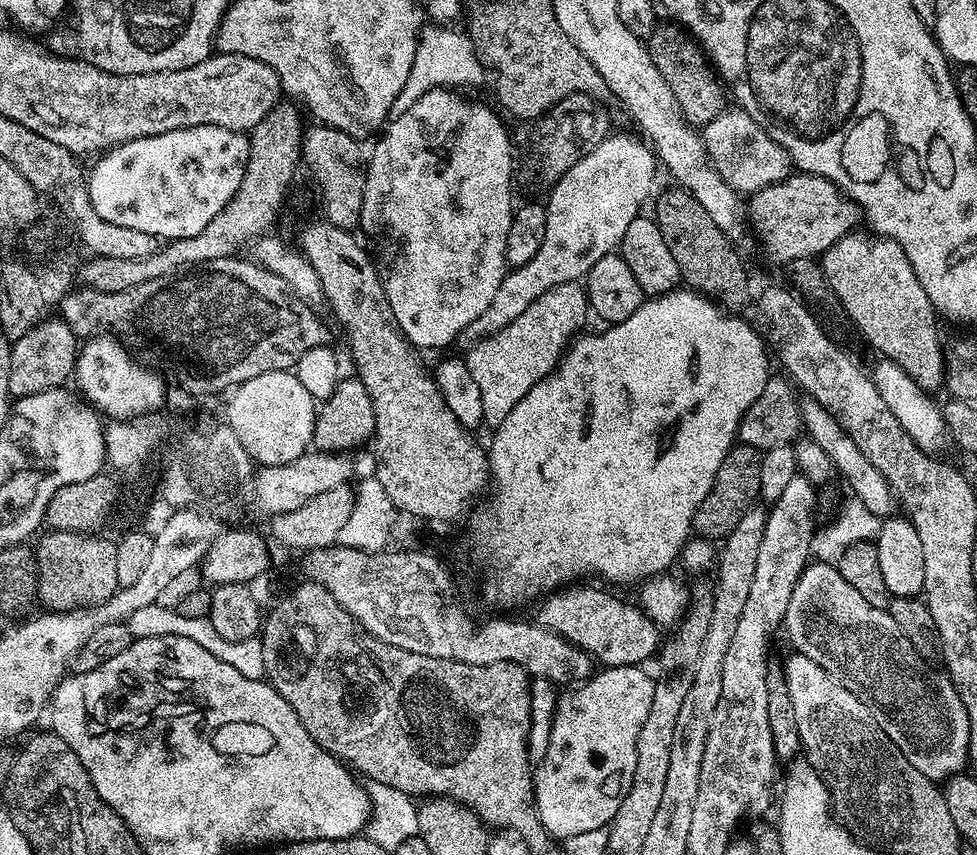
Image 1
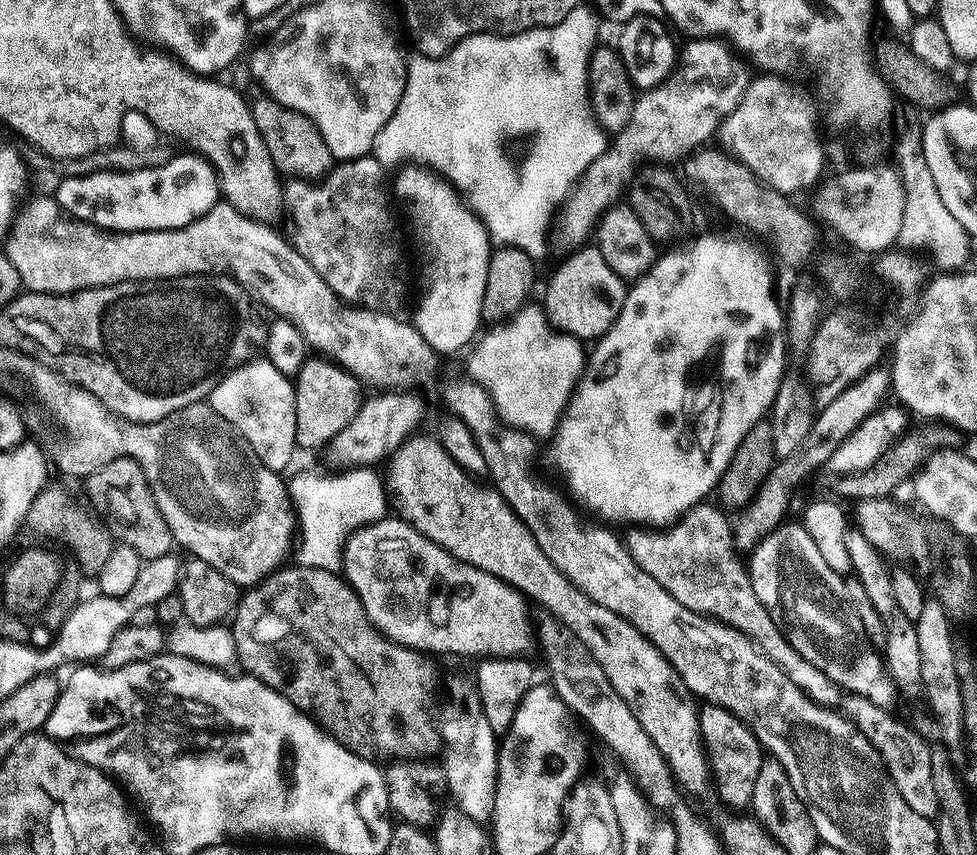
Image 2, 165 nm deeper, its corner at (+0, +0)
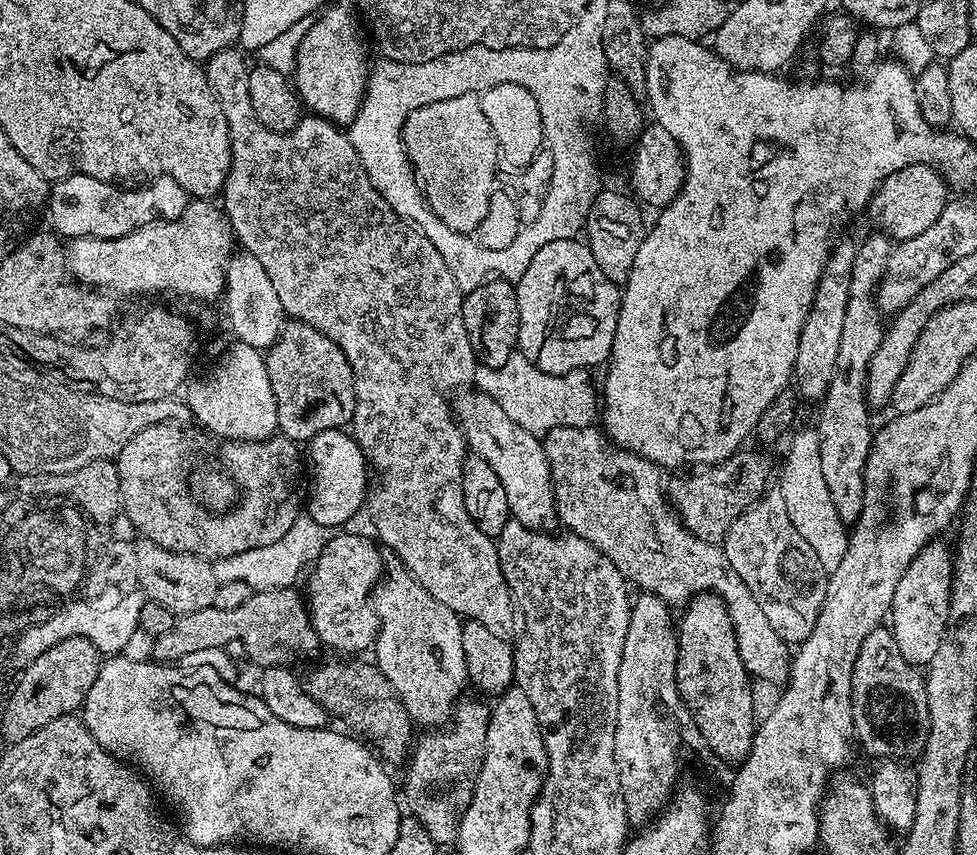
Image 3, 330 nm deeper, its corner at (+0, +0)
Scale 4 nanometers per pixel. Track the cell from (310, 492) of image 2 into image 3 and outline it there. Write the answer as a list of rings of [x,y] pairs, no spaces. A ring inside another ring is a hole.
[[[301,514],[290,526],[290,530],[269,546],[252,547],[240,554],[230,555],[224,559],[214,560],[212,569],[218,584],[228,582],[244,582],[251,591],[265,592],[266,590],[293,587],[298,574],[315,563],[326,543],[326,530],[314,522],[311,516]]]

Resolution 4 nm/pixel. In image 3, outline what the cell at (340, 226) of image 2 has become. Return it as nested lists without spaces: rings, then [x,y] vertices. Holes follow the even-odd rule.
[[[233,46],[214,54],[206,61],[208,85],[212,87],[222,106],[222,114],[226,114],[230,146],[232,147],[230,168],[224,179],[222,211],[232,226],[239,247],[245,252],[254,254],[254,258],[258,258],[258,262],[262,262],[262,270],[266,270],[266,274],[270,274],[270,282],[274,285],[275,292],[278,293],[278,302],[282,302],[285,317],[300,320],[303,324],[314,326],[314,330],[326,334],[326,338],[333,340],[342,350],[342,354],[346,354],[346,362],[350,362],[350,370],[354,378],[354,414],[352,415],[350,434],[356,439],[356,444],[360,447],[365,461],[374,473],[374,483],[366,493],[366,512],[372,515],[372,524],[376,527],[375,539],[385,549],[388,547],[404,563],[401,565],[409,575],[415,578],[438,602],[445,603],[450,610],[456,612],[464,620],[482,622],[482,626],[486,626],[486,630],[491,630],[493,634],[496,633],[496,624],[500,624],[500,632],[504,632],[504,628],[508,628],[508,600],[510,597],[498,562],[496,540],[482,534],[482,530],[478,530],[478,526],[474,526],[470,514],[466,514],[466,506],[462,502],[462,466],[466,455],[464,435],[460,432],[459,424],[456,423],[453,409],[450,407],[450,400],[440,393],[440,388],[460,390],[471,385],[478,367],[476,355],[470,346],[470,338],[466,338],[466,326],[462,318],[465,293],[460,292],[461,281],[450,270],[450,266],[446,266],[444,256],[438,254],[434,242],[430,242],[430,238],[426,238],[420,233],[420,229],[415,224],[395,212],[390,206],[390,202],[386,202],[386,198],[382,198],[382,194],[378,194],[378,190],[374,190],[354,146],[348,141],[347,135],[331,120],[326,120],[323,116],[315,114],[304,114],[288,132],[266,130],[266,126],[262,126],[262,122],[258,122],[258,118],[250,106],[250,86],[248,85],[250,64],[244,59],[246,59],[245,53],[239,47]]]

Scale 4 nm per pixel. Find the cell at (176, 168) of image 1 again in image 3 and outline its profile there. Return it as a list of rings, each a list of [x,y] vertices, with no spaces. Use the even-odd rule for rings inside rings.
[[[67,176],[51,185],[46,201],[46,213],[51,231],[64,238],[73,236],[97,236],[113,240],[130,234],[135,228],[146,226],[155,220],[173,220],[186,210],[190,199],[186,190],[169,176],[157,176],[143,186],[123,187],[93,176]]]

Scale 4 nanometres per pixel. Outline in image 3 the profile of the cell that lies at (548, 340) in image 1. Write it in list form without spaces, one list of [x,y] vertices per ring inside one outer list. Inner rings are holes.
[[[515,352],[500,367],[479,365],[475,370],[473,385],[477,391],[494,398],[518,426],[544,436],[552,429],[586,428],[595,421],[595,416],[597,419],[600,402],[597,387],[595,390],[590,376],[587,369],[581,368],[568,371],[563,376],[546,375],[524,355]]]

